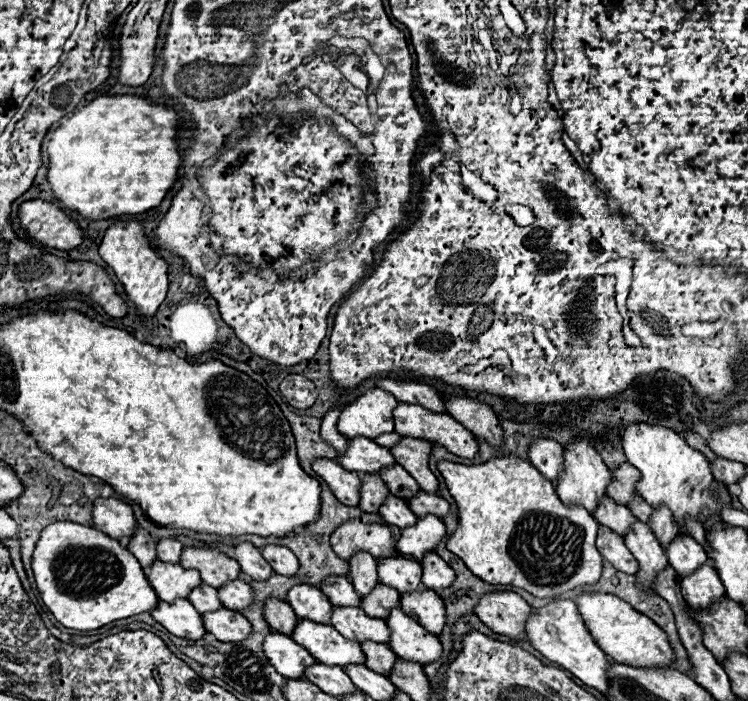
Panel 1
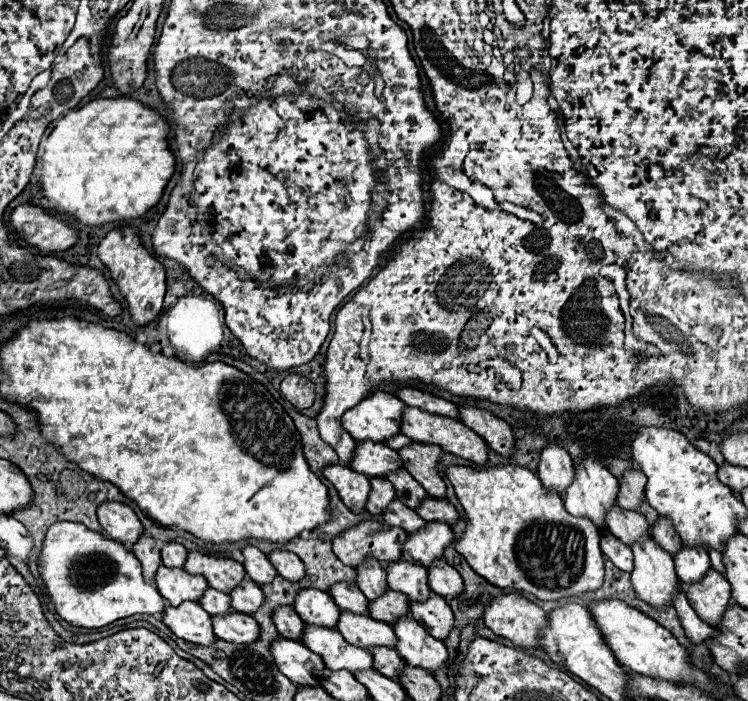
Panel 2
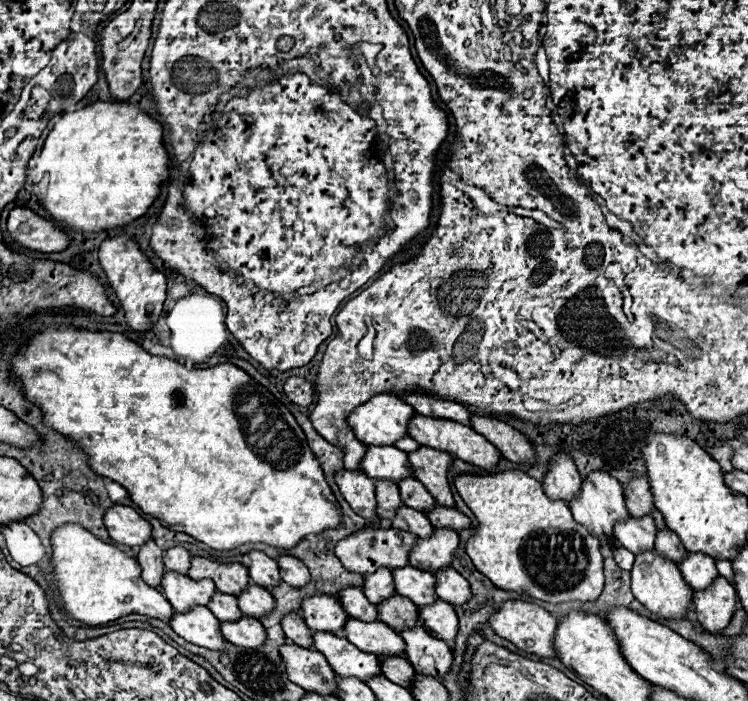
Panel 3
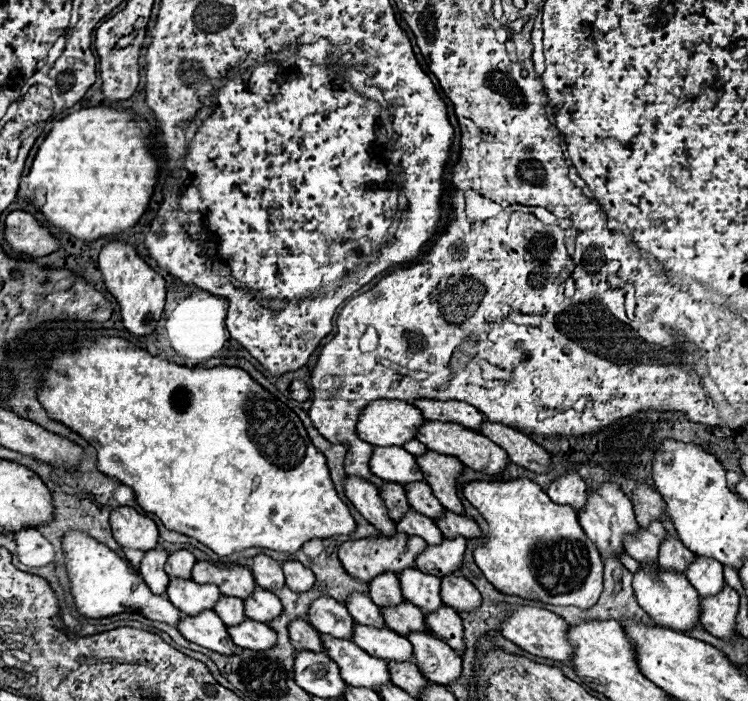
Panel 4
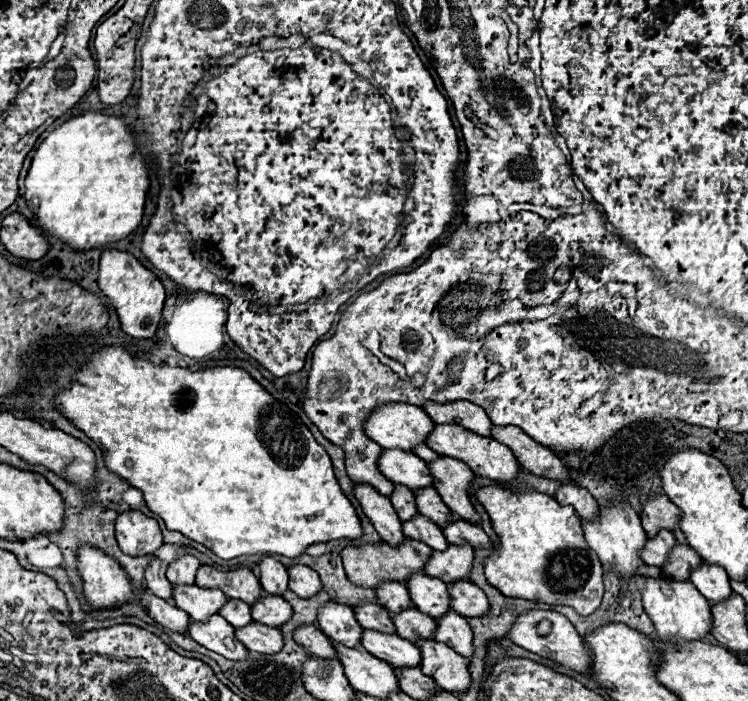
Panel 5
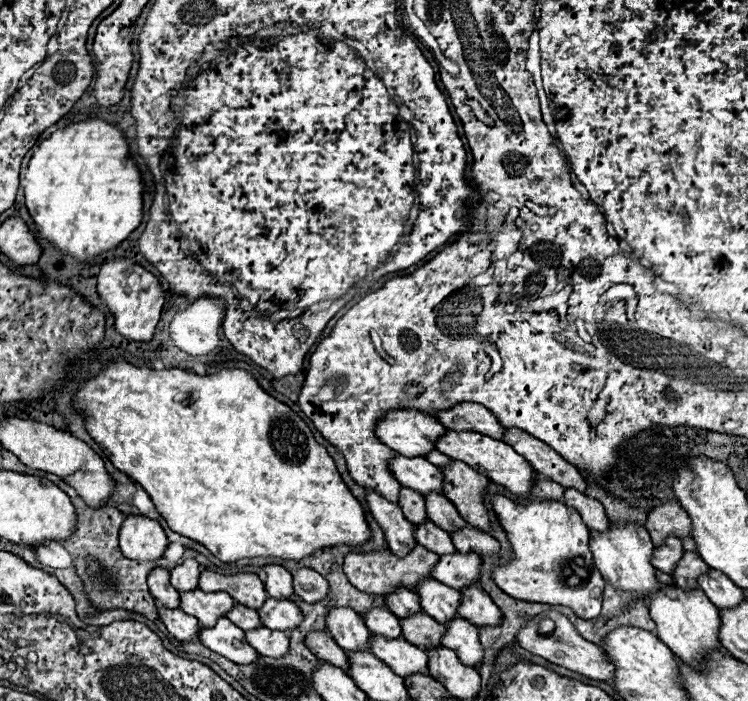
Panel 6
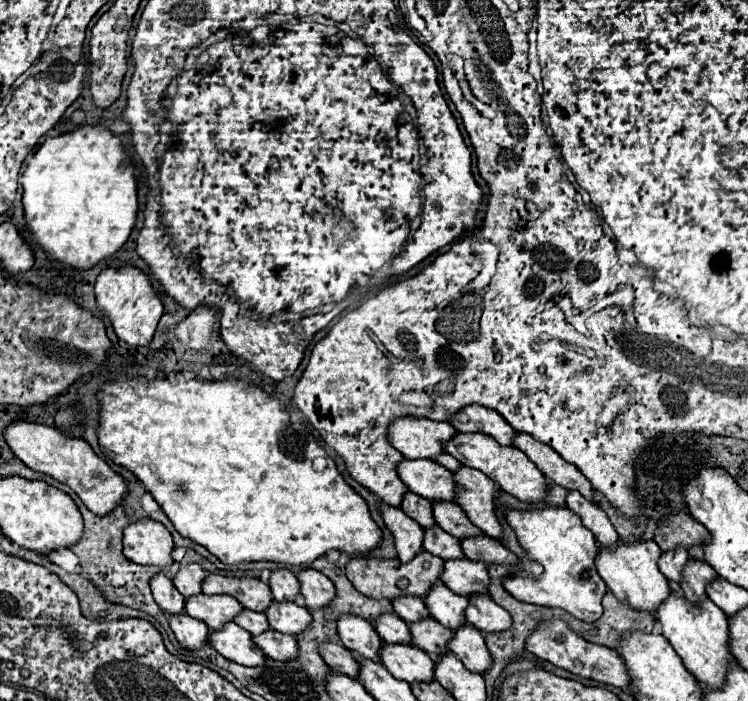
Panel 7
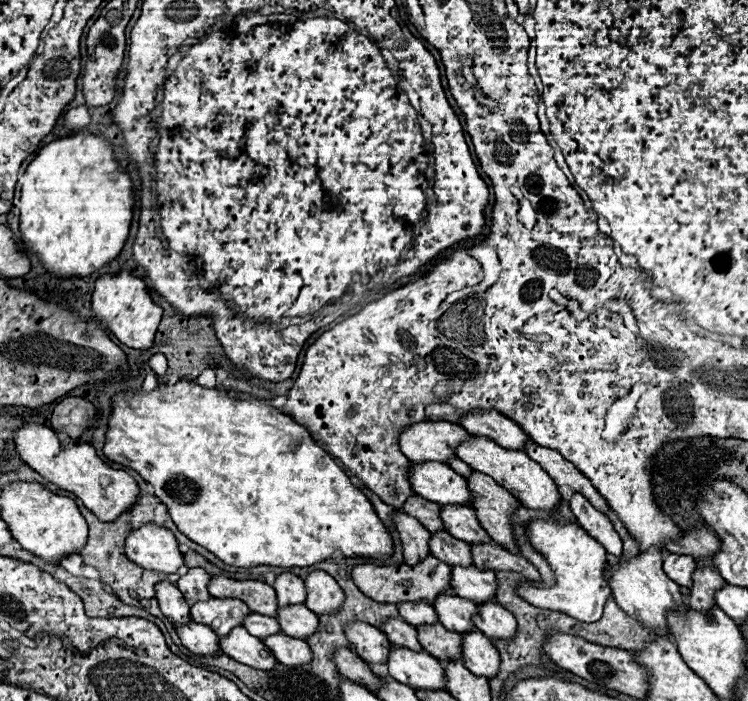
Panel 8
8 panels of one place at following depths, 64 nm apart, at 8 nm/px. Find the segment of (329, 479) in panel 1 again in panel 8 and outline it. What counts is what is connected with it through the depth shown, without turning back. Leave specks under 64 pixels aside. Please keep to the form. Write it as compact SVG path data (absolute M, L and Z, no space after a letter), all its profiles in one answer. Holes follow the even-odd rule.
M398 510L392 516L392 524L402 542L404 564L416 564L418 560L422 560L430 554L430 552L426 552L426 540L430 540L430 532L422 524L418 524L416 518Z

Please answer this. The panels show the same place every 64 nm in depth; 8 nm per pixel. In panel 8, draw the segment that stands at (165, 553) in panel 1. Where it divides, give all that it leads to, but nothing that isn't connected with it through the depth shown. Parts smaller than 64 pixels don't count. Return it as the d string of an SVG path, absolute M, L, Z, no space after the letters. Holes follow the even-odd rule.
M188 568L180 580L176 582L176 586L180 588L180 592L184 594L184 598L188 602L196 602L196 600L208 600L210 594L206 592L206 586L210 582L210 574L202 568Z

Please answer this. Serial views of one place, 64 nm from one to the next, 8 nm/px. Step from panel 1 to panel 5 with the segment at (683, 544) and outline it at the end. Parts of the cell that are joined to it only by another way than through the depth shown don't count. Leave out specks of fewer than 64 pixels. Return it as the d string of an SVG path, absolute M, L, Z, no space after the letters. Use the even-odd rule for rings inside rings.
M702 562L702 566L690 572L690 582L700 590L700 594L712 602L720 602L732 594L728 574L716 564Z

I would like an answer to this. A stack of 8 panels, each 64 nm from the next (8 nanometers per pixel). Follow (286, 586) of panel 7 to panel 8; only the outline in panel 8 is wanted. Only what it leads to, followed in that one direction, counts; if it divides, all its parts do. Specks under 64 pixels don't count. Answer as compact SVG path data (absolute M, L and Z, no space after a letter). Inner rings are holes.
M284 572L284 574L276 576L274 590L276 590L276 598L278 598L280 606L304 604L304 600L306 600L304 580L294 576L294 574L290 574L290 572Z

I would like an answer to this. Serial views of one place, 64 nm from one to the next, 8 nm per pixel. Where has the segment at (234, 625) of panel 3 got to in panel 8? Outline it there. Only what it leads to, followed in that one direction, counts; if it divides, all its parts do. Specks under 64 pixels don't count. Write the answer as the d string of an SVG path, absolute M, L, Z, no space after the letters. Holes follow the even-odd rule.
M284 634L266 636L266 638L262 638L262 644L272 652L272 656L278 662L282 662L286 666L304 664L312 658L312 652L310 652L310 648L304 640L290 638L290 636L284 636Z

